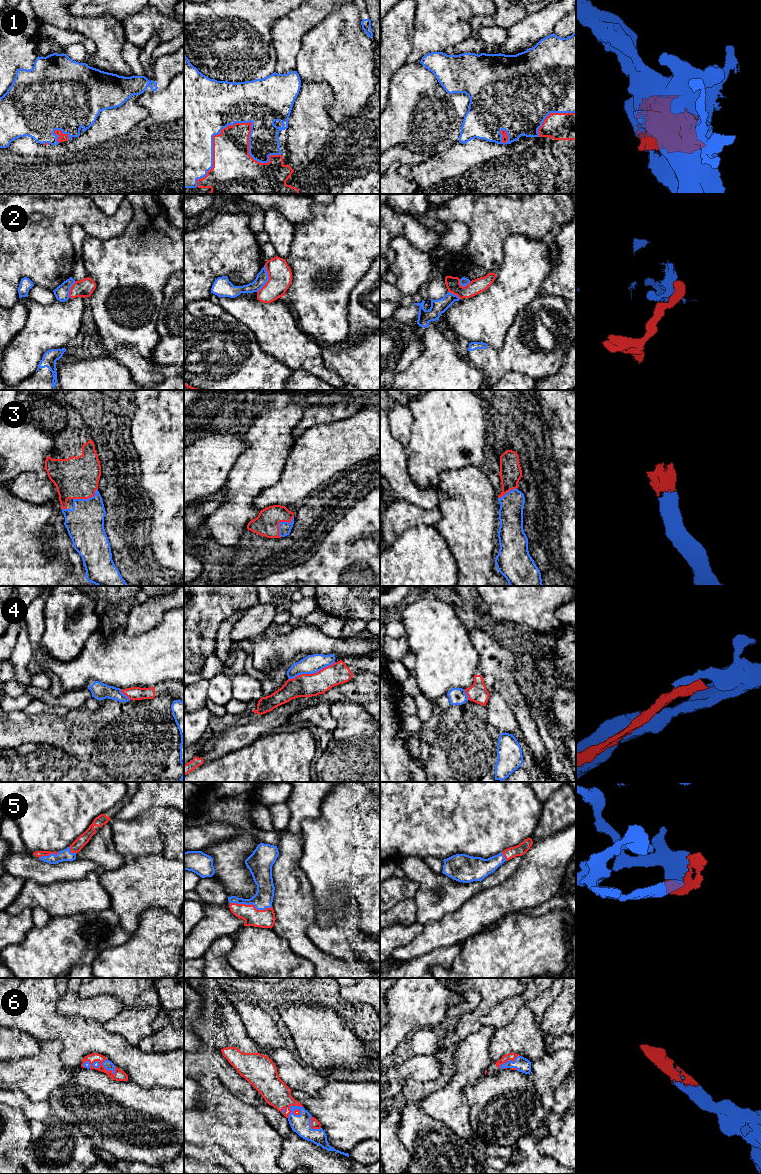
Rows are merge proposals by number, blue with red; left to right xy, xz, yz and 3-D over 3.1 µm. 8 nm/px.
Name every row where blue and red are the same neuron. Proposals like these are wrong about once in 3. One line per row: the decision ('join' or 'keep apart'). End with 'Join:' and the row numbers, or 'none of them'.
1: join
2: keep apart
3: join
4: keep apart
5: join
6: join
Join: 1, 3, 5, 6

